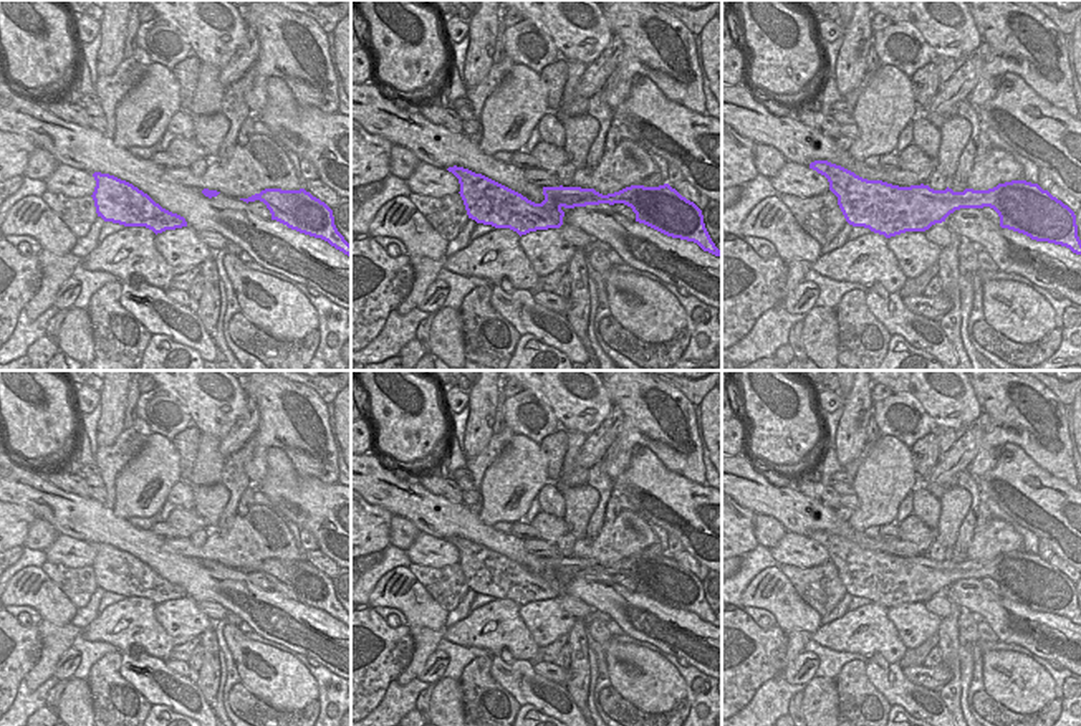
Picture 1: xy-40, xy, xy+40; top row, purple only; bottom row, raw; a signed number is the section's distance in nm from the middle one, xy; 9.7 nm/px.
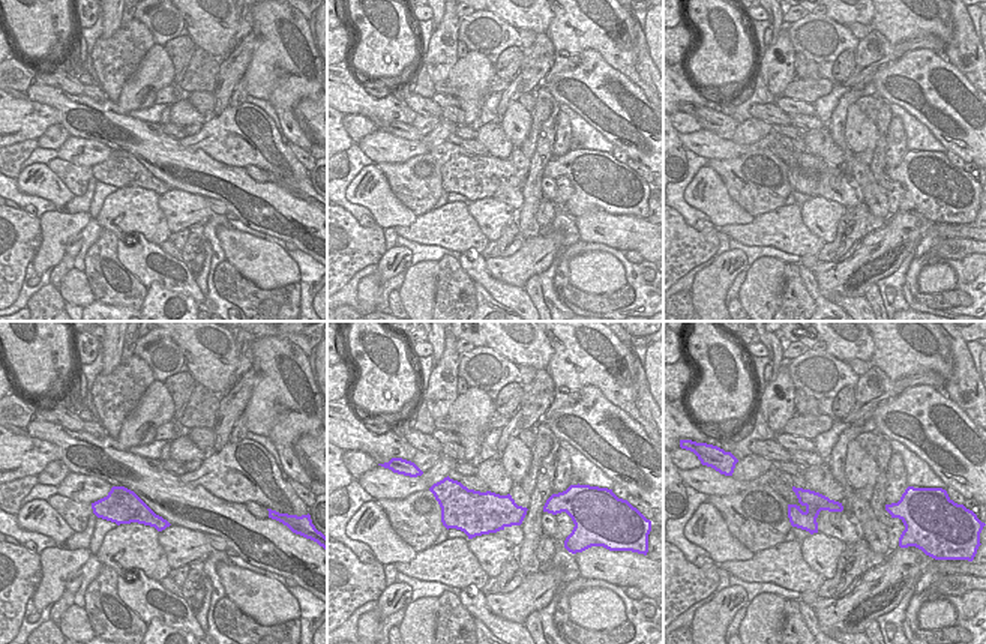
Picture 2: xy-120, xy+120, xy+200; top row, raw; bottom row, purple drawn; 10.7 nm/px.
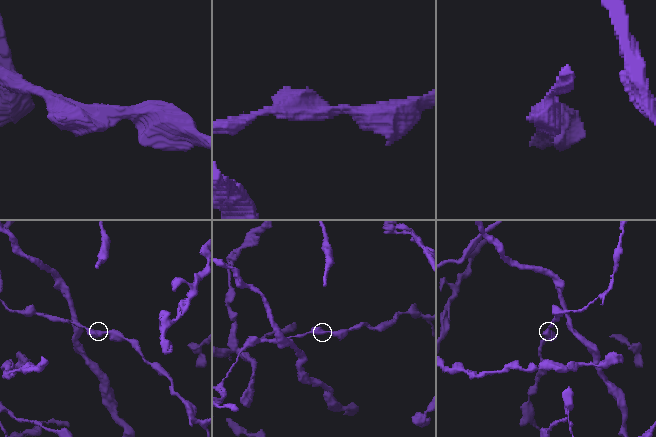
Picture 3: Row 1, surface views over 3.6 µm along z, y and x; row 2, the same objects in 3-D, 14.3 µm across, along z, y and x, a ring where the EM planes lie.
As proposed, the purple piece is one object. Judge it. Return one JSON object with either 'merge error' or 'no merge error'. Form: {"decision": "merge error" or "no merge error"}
{"decision": "no merge error"}

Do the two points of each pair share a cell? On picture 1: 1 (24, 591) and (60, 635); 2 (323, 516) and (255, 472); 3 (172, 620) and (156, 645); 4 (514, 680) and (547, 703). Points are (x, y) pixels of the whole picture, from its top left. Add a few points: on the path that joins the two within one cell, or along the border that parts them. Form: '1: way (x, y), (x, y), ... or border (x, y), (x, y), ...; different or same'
1: border (43, 619), (58, 625), (70, 624); different
2: border (303, 475), (270, 447), (267, 475), (254, 485); different
3: border (154, 606), (154, 619), (174, 644); different
4: way (522, 682), (538, 697); same

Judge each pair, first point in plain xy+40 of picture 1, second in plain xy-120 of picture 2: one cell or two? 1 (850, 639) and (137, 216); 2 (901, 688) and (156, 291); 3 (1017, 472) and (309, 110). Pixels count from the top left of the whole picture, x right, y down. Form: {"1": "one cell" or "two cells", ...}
{"1": "one cell", "2": "two cells", "3": "one cell"}

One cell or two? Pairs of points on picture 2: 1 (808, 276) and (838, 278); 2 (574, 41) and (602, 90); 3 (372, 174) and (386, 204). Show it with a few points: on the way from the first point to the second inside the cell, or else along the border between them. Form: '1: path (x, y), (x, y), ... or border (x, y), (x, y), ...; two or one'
1: border (811, 270), (818, 291), (832, 302); two
2: border (613, 66), (584, 50), (574, 68), (554, 75); two
3: path (377, 182), (378, 197); one

